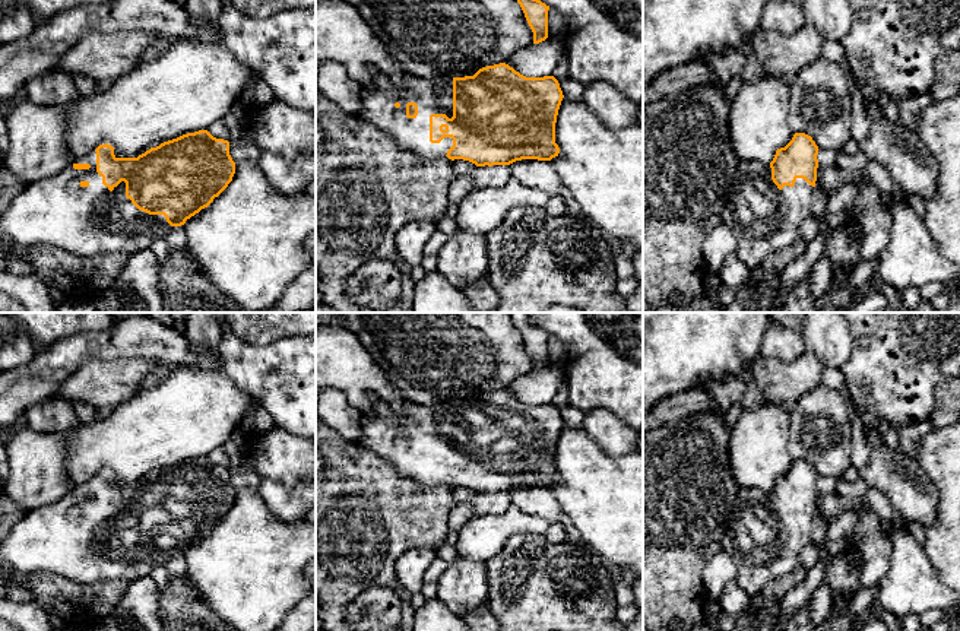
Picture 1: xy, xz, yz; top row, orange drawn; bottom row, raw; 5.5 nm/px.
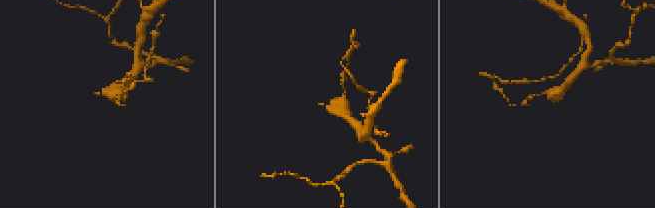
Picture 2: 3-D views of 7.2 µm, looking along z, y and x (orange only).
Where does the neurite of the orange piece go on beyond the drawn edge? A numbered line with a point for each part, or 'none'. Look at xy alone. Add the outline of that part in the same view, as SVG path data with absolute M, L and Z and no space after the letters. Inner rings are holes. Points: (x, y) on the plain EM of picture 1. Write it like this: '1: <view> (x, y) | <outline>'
1: xy (57, 539) | M96 479L85 481L61 500L29 511L0 543L0 562L20 574L48 573L63 578L91 584L104 580L132 583L161 565L172 554L164 542L139 538L126 524L126 510L113 519L102 511L96 500Z

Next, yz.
1: yz (763, 547) | M741 489L723 539L739 586L753 594L795 571L802 549L811 542L812 521L814 514L802 505L796 505L793 514L779 517L770 492Z

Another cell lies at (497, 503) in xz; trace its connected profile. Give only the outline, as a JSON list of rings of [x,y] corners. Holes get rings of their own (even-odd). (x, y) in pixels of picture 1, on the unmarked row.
[[[508,492],[476,494],[471,500],[472,516],[503,514],[511,505]]]

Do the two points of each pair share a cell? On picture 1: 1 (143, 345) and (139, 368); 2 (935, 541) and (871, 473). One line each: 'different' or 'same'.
1: different
2: different

